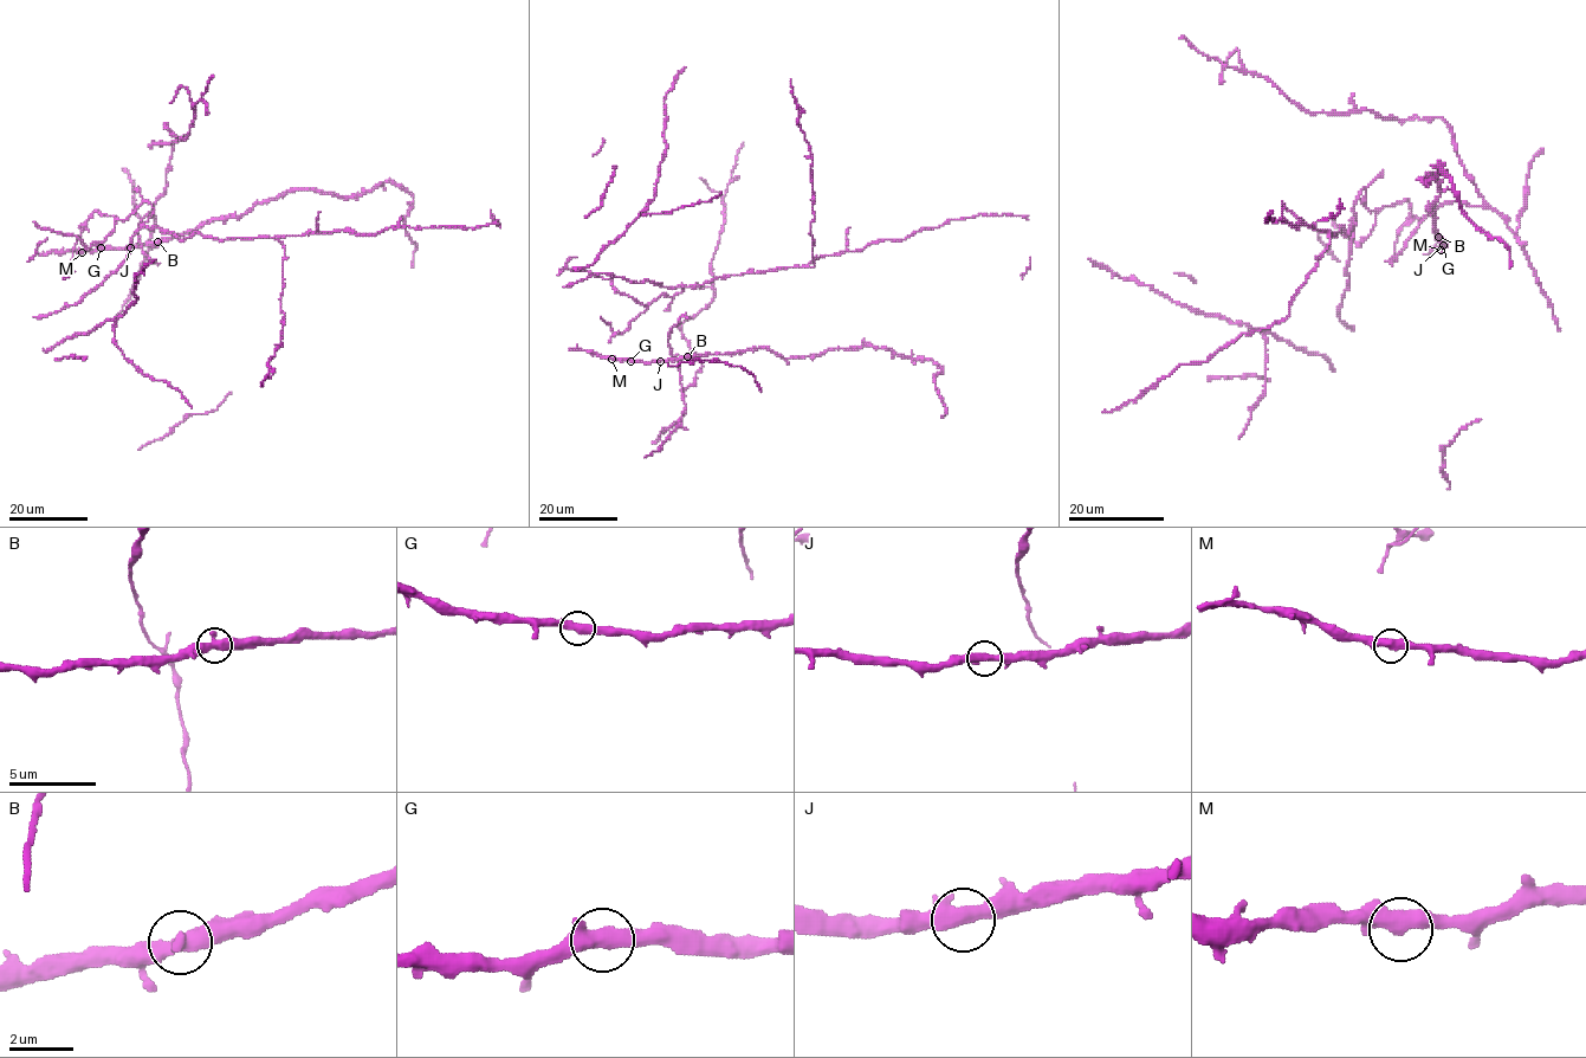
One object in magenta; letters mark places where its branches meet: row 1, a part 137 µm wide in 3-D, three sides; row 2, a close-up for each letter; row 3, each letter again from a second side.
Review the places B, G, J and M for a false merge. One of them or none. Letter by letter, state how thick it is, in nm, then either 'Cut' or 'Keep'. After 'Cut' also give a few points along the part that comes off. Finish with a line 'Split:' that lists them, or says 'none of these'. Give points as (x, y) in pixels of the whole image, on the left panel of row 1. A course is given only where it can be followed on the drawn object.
B: Thickness 500 nm. Keep
G: Thickness 500 nm. Keep
J: Thickness 480 nm. Keep
M: Thickness 480 nm. Keep
Split: none of these

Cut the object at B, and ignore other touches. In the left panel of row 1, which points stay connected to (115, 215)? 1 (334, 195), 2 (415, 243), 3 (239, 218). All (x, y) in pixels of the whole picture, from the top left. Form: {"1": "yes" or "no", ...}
{"1": "no", "2": "no", "3": "no"}

